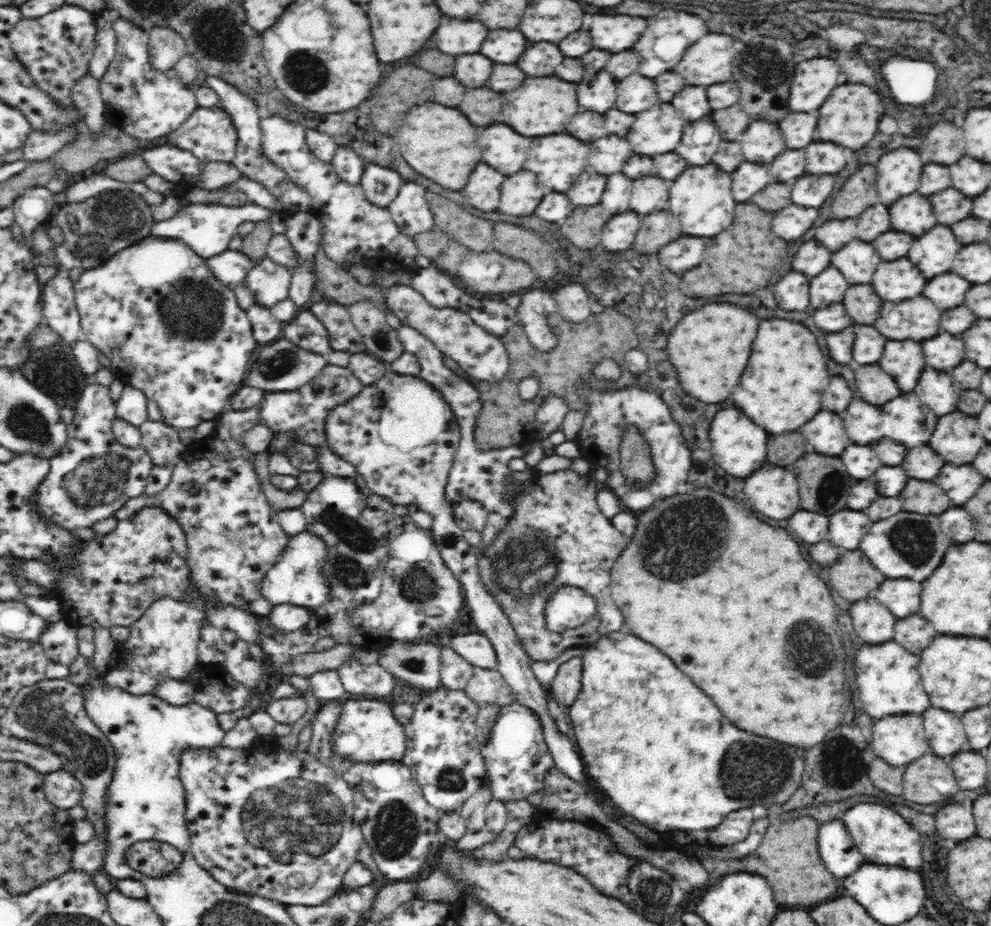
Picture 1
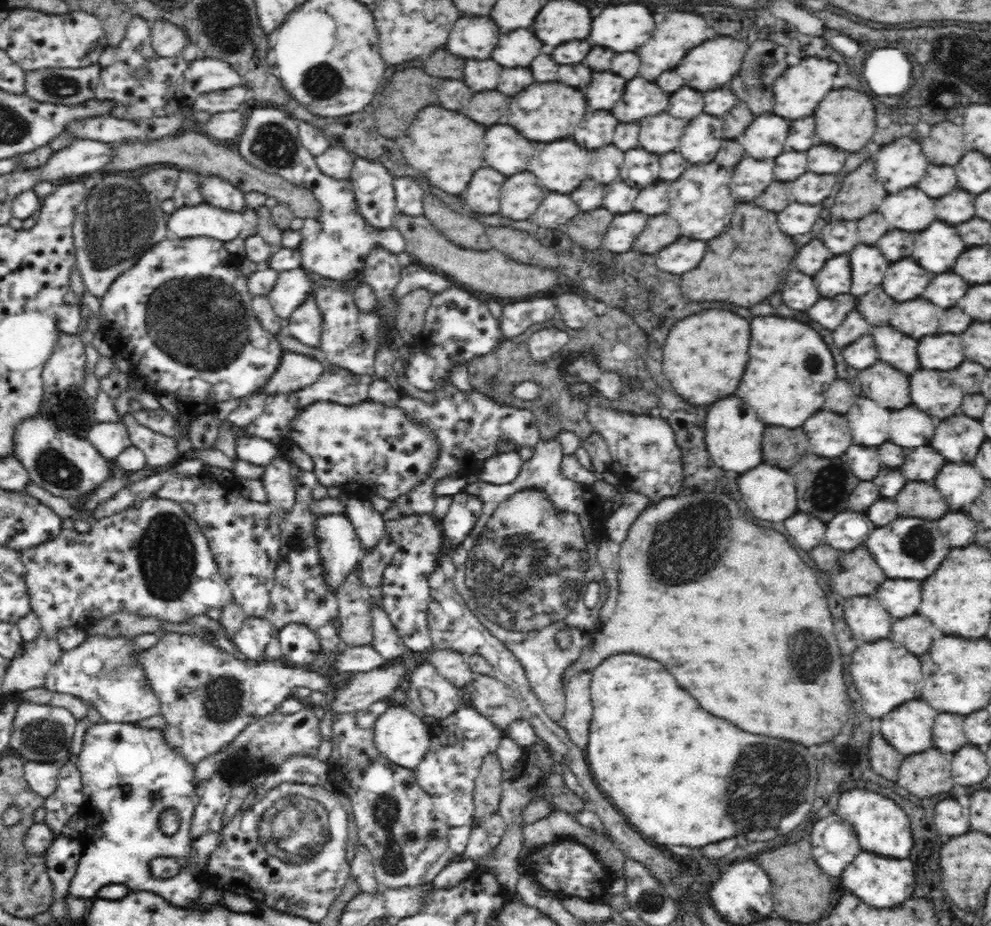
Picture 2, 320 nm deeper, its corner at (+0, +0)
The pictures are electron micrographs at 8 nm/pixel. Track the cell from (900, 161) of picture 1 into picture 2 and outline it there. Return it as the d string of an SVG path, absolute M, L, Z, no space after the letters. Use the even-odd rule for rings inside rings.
M910 138L894 140L876 154L876 174L888 192L900 192L916 186L926 174L928 160Z

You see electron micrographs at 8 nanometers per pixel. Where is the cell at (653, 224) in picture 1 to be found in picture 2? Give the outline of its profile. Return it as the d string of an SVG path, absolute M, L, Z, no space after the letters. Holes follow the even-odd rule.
M666 214L652 216L648 218L648 224L638 238L640 242L634 242L634 246L640 246L640 250L648 250L648 254L656 254L656 250L662 250L664 246L680 238L680 226Z

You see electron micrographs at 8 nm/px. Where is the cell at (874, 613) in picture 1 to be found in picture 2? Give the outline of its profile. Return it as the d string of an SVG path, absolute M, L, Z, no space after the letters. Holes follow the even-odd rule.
M862 596L846 600L844 618L852 628L855 639L866 642L890 638L892 624L896 622L896 618L892 618L876 598L862 598Z

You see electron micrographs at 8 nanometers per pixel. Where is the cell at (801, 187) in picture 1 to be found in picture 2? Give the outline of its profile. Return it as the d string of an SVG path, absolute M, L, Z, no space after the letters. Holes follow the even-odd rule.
M806 172L800 178L796 178L796 182L792 182L794 200L802 202L802 204L818 204L818 202L822 202L824 198L830 196L834 184L836 184L834 174Z

